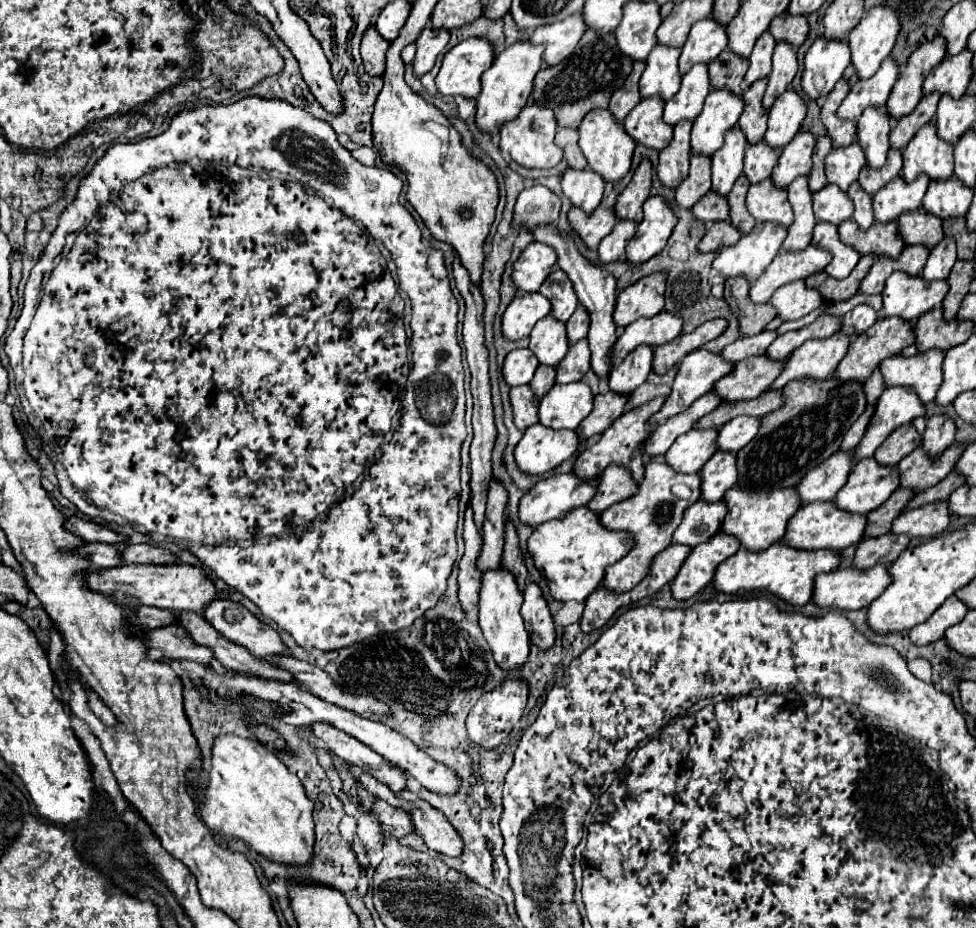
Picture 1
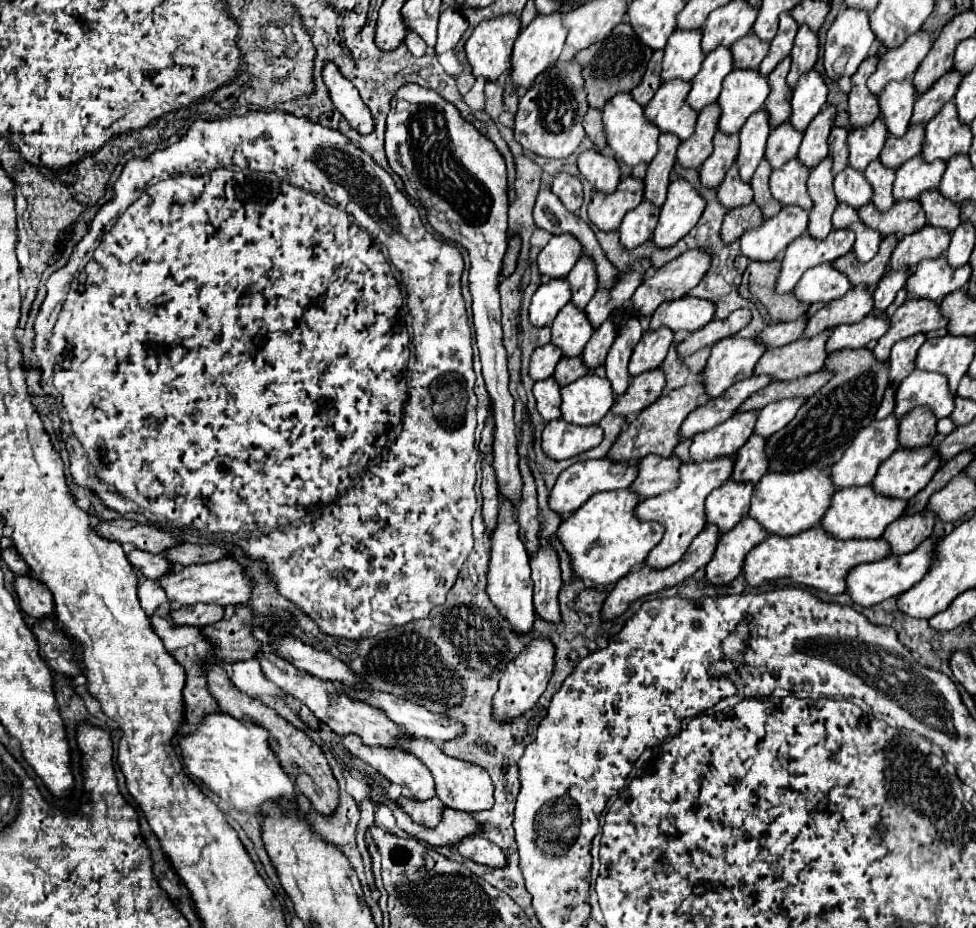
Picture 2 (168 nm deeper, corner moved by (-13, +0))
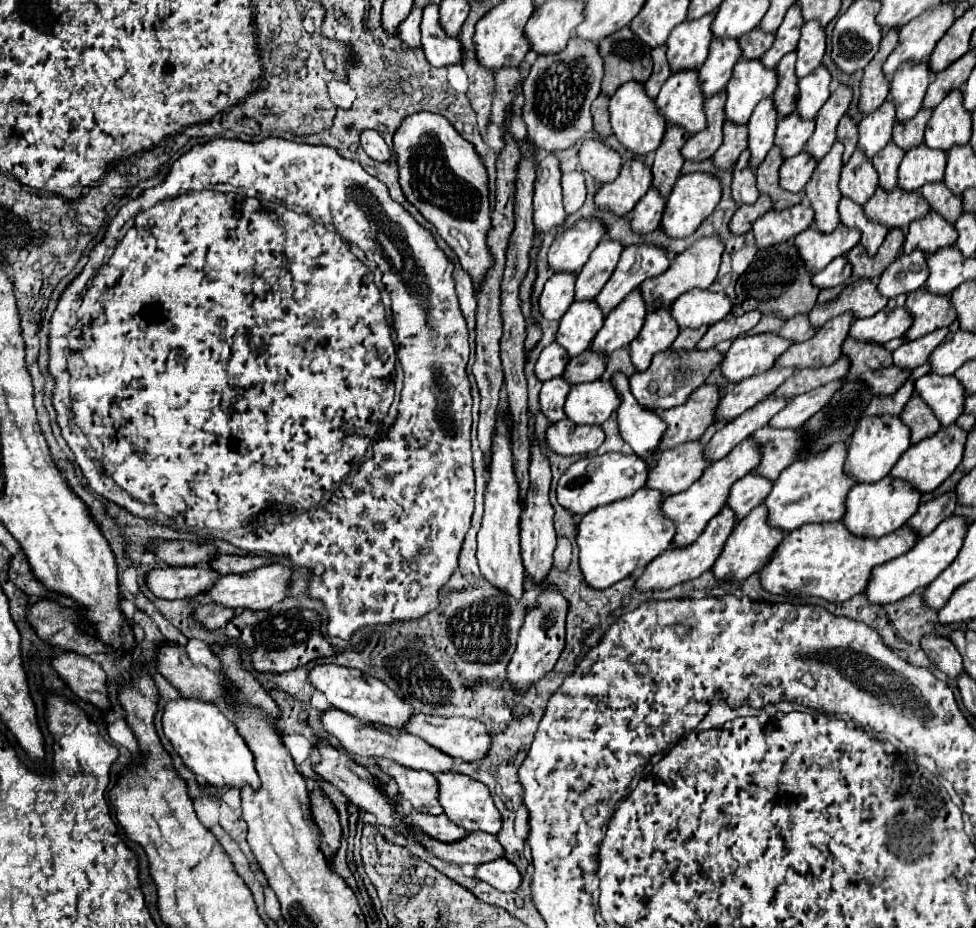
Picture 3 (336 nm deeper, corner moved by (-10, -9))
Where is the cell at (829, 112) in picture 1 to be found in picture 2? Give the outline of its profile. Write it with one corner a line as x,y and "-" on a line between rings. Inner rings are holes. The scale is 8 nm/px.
867,57
857,73
851,77
851,93
849,93
849,99
847,99
847,113
849,113
849,123
853,129
857,127
867,127
871,125
877,117
879,117
879,105
877,105
877,97
869,93
867,89
867,79
869,75
875,71
877,67
877,57

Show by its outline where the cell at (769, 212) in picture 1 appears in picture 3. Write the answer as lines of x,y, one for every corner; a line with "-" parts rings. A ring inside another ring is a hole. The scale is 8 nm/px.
804,150
792,158
786,158
780,168
780,186
788,192
804,190
814,168
816,168
816,160

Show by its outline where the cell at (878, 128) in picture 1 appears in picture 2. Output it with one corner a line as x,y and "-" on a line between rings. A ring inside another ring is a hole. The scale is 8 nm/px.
911,79
901,83
893,81
885,87
885,91
879,95
879,107
881,107
881,119
885,121
889,135
893,137
905,135
913,113
913,103
915,103
915,89

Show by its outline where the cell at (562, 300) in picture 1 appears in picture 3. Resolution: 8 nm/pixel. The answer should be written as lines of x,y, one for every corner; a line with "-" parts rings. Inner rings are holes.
604,238
596,250
590,254
590,260
578,272
576,280
576,300
592,300
600,294
604,284
610,280
624,246
618,240

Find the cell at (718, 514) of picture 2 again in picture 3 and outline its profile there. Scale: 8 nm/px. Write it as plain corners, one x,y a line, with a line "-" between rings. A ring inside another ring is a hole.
750,472
742,480
738,480
728,496
728,506
736,512
736,520
742,520
746,512
750,512
754,506
764,502
772,486
774,480
766,480
756,472

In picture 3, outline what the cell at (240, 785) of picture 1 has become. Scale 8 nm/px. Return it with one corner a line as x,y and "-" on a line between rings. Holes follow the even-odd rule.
180,696
178,700
168,700
162,712
162,728
164,736
170,740
186,768
192,770
200,782
218,788
226,784
230,788
242,788
244,784
250,784
252,788
260,786
250,748
238,734
236,726
216,704
206,702
202,698
184,696

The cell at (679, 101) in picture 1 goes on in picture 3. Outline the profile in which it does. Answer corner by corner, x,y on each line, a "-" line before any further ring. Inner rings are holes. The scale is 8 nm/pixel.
712,40
710,54
700,68
700,86
706,98
726,88
734,64
742,58
740,44
736,40

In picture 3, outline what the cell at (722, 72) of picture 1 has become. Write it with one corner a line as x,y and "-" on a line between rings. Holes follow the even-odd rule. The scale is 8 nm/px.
754,28
754,32
748,32
746,36
742,36
742,40
738,40
742,46
742,56
750,60
762,58
770,50
774,38
776,38
774,34
766,34
760,28

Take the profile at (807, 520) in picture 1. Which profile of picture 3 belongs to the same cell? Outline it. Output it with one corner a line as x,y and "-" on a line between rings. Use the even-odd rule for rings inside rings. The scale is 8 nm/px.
886,476
886,478
882,478
878,482
870,482
870,484
860,482
848,494
846,514
842,520
848,526
848,530
856,536
880,538
884,534
890,534
896,528
904,526
910,520
910,516
918,510
920,498
922,498
922,494
918,494
916,488
912,488
910,484
906,484
906,480
900,480
900,478

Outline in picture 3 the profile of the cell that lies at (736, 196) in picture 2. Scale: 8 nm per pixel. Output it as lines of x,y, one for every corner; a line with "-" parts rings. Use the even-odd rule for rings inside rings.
746,148
734,166
734,180
732,180
732,196
736,202
742,204
754,204
756,198
760,196
756,188
756,172
748,166
748,162
750,162
750,150

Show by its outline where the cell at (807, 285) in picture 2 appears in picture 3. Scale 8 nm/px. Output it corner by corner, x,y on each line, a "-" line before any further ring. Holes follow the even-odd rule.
840,256
836,260
832,260
822,272
814,274
812,282
818,286
818,288
834,288
838,284
842,284
846,278
850,278
852,274
852,268
850,268
850,262
846,260
846,256

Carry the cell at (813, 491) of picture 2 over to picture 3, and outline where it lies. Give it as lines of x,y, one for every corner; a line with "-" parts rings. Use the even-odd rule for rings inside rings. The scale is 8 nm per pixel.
834,444
834,448
826,448
822,456
798,460
790,468
786,468
774,482
774,488
768,494
768,498
764,500
768,506
768,524
784,532
792,532
802,524
840,520
846,514
846,496
850,488
856,484
856,480
844,472
846,456
848,446

